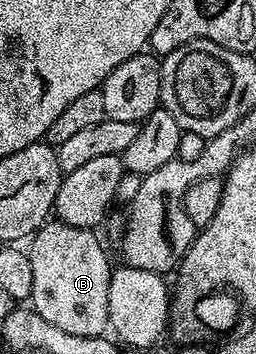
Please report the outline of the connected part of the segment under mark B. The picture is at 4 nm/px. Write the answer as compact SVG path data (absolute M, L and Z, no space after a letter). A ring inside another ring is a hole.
M57 219L47 220L41 229L33 234L28 245L32 263L32 295L29 304L48 323L68 331L68 335L103 336L110 329L108 315L108 287L112 263L106 258L106 249L98 242L99 234L92 229L72 227Z

